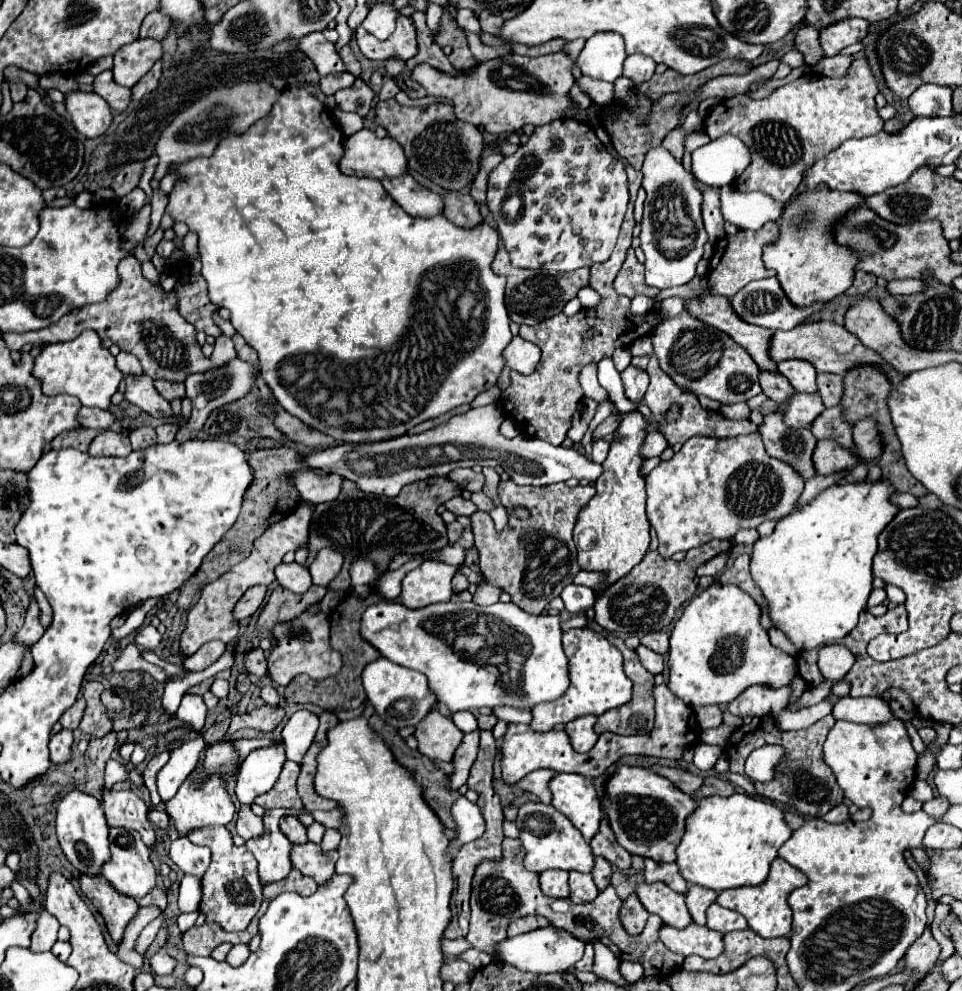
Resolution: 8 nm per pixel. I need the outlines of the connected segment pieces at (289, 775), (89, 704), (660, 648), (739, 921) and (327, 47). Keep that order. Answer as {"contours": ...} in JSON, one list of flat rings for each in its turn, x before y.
{"contours":[[[288,760,284,764,284,770,282,770,278,782,274,784,274,788,270,792,266,792,266,794,256,796,254,804,262,806,266,810,268,808,280,808,280,806,302,810,304,806,302,806,302,800,300,800,300,796,296,792,296,776,298,776,298,772,300,772,300,766,296,762]],[[92,680,84,686,84,698,86,698,86,710,80,722,80,730,94,736,94,738,102,738,112,730,112,722,110,718,106,718,106,706,100,702,100,694,102,694,102,684]],[[652,632,652,634,646,634,640,642,642,642,646,648,650,648,650,650,654,650,654,652,658,652,658,654,666,654,668,648,670,648,668,638,670,638,670,636,668,636,666,632]],[[712,904,712,908,708,908,708,928,718,930,722,934,726,932,734,932,734,930,748,930,748,922,744,916,740,916,738,912,726,910,720,904]],[[312,32,312,36,298,40,298,44,300,44,300,50,304,50,304,54,308,54,308,58,316,64,316,70,320,72,320,76,346,72,346,66,338,56,334,44,328,42,322,36,322,32]]]}

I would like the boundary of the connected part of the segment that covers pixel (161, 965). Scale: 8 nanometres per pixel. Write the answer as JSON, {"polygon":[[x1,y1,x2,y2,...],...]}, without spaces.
{"polygon":[[162,948,158,951,156,956,152,956,150,964,152,964,152,972,154,972,154,974,167,975,174,971,177,966,177,961,174,960,174,958,170,958,166,949]]}

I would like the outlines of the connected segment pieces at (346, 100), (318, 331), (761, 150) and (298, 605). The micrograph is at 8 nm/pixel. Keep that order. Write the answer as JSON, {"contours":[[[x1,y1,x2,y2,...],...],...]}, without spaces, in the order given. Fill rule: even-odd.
{"contours":[[[356,80,352,84,352,88,344,88,340,92,336,92,336,104,340,110,344,112,356,112,362,118,366,118,370,114,372,108,372,100,374,100,374,92,372,88,364,82,364,80]],[[298,86,284,88,270,114,258,120,246,134,236,134,222,140,212,158,190,160,184,168,176,168,174,174,184,174,186,180,172,190,166,212,170,212,176,220,186,222,188,228,198,234,202,276,208,282,210,300,216,306,230,310,232,326,246,340,246,344,258,352,260,374,274,392,278,404,310,428,316,428,338,442,358,444,398,438,428,418,436,418,456,406,470,404,484,390,484,386,492,388,496,384,504,368,502,352,510,344,512,334,508,328,508,312,504,302,506,278,496,276,490,268,498,250,498,232,488,224,480,224,480,228,472,230,456,228,444,216,408,216,384,192,378,180,344,176,340,172,338,160,344,154,342,140,344,136,340,128,334,124,328,108,318,98]],[[860,54,844,78,826,78,826,76,808,72,800,76,798,80,780,86,764,100,752,100,748,96,734,96,730,98,730,102,720,102,704,122,706,134,712,140,724,134,734,134,744,144,748,144,752,152,752,166,748,166,746,172,734,184,740,192,760,190,760,192,770,194,774,200,788,202,792,194,796,192,798,184,802,182,802,172,808,164,814,164,816,160,824,158,828,152,836,150,842,142,850,138,864,138,864,136,882,132,884,120,880,120,878,110,876,110,876,102,874,102,876,94,878,94,876,78,870,70,868,60]],[[278,586,268,604,262,608,260,618,258,618,258,628,266,628,272,630,272,626,276,622,282,620,292,620,298,614,302,614,306,608,310,608,312,604,318,604,326,594,326,588,322,586,310,586,304,594,294,594,282,586]]]}

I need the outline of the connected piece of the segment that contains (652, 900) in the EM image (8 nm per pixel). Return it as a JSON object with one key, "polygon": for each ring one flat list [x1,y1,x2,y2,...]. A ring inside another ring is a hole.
{"polygon":[[662,882,656,884,638,884,636,894,644,908,650,914,656,914,662,918,666,926,672,928,686,928,692,922,692,916,686,908,686,900,682,894,674,892]]}

